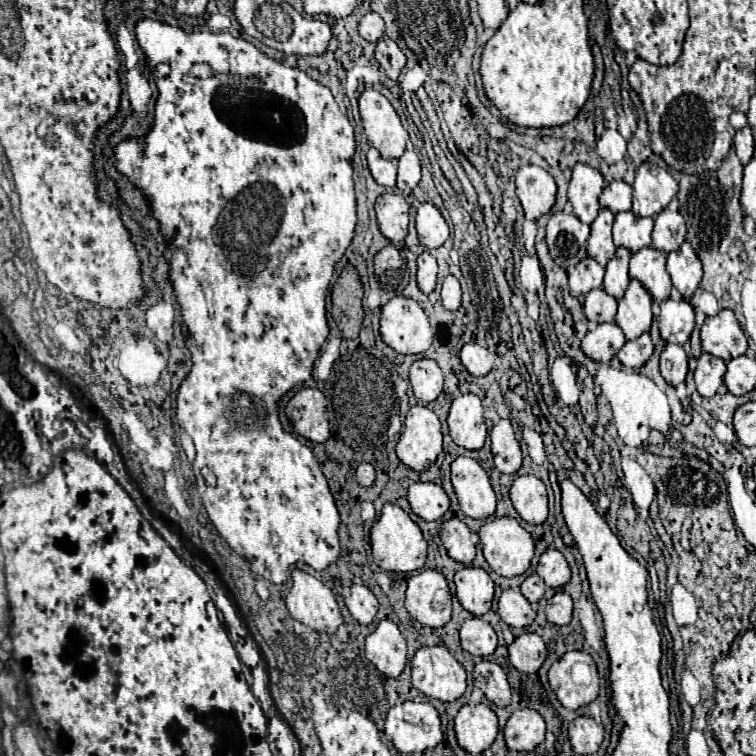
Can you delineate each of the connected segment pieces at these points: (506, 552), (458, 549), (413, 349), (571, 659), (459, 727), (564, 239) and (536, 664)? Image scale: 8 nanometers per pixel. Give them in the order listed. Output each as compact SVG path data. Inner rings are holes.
M510 517L488 519L480 527L482 553L494 573L502 577L522 575L534 557L532 535Z
M456 517L444 521L442 529L440 529L440 539L442 539L442 545L446 547L448 555L454 561L460 561L464 565L470 565L476 555L476 547L472 543L470 535L472 533L470 533L468 525Z
M392 297L382 307L380 333L386 345L404 355L422 355L434 337L424 309L408 297Z
M568 651L564 653L548 671L548 681L558 701L566 709L580 709L582 705L592 703L600 691L600 679L594 659L584 651ZM576 663L588 665L588 679L584 683L576 681L572 671Z
M468 703L458 711L454 719L454 731L458 745L468 753L478 755L494 743L498 733L498 717L484 703Z
M554 213L546 225L546 243L552 259L560 267L570 267L586 257L586 239L590 225L582 223L574 213Z
M522 633L508 647L510 663L522 673L536 673L546 659L546 645L538 633Z

